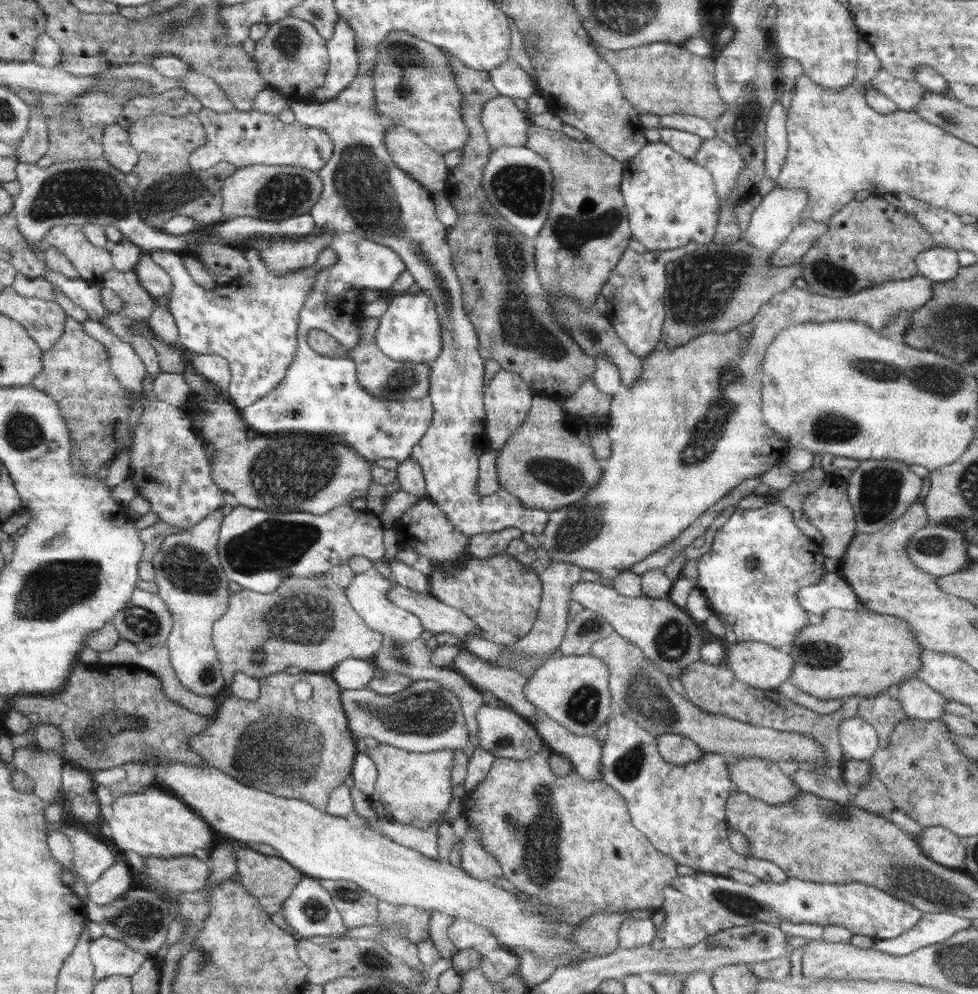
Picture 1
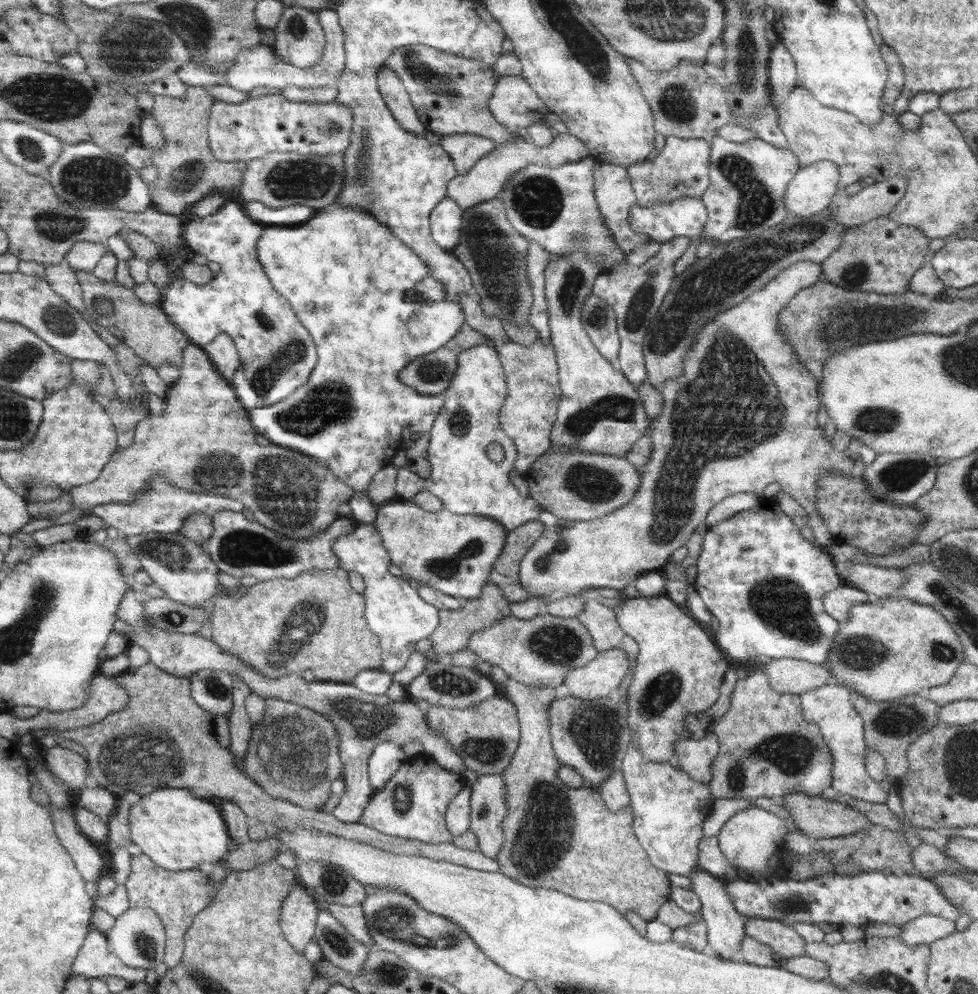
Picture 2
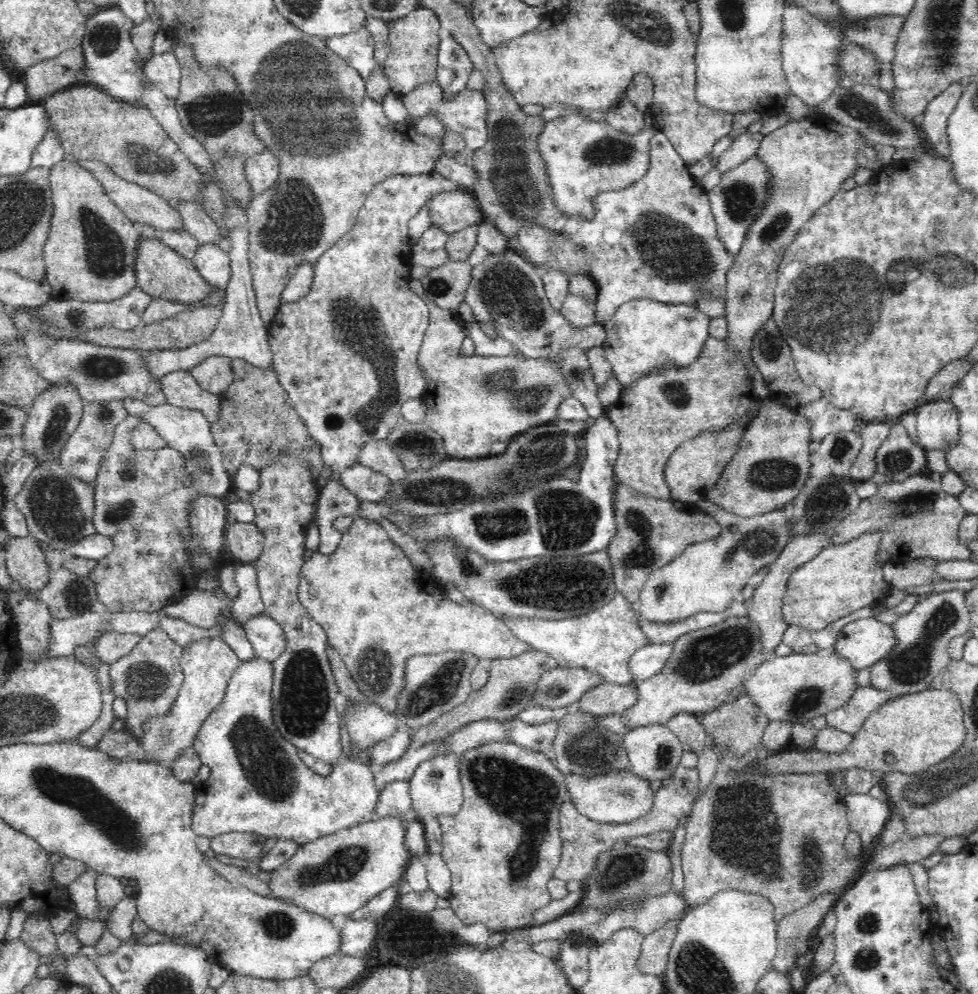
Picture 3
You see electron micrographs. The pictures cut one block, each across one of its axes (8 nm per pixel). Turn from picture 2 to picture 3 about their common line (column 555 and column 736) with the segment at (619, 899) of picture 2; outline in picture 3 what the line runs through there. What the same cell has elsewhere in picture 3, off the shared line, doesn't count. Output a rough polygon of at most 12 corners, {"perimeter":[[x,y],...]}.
{"perimeter":[[724,752],[681,848],[689,908],[774,918],[862,871],[826,773]]}

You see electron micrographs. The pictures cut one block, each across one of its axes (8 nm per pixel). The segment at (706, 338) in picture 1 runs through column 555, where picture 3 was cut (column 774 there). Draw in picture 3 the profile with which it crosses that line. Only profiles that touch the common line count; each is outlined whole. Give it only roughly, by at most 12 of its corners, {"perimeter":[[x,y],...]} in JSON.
{"perimeter":[[695,505],[720,536],[651,572],[640,617],[724,612],[790,542],[782,509]]}

